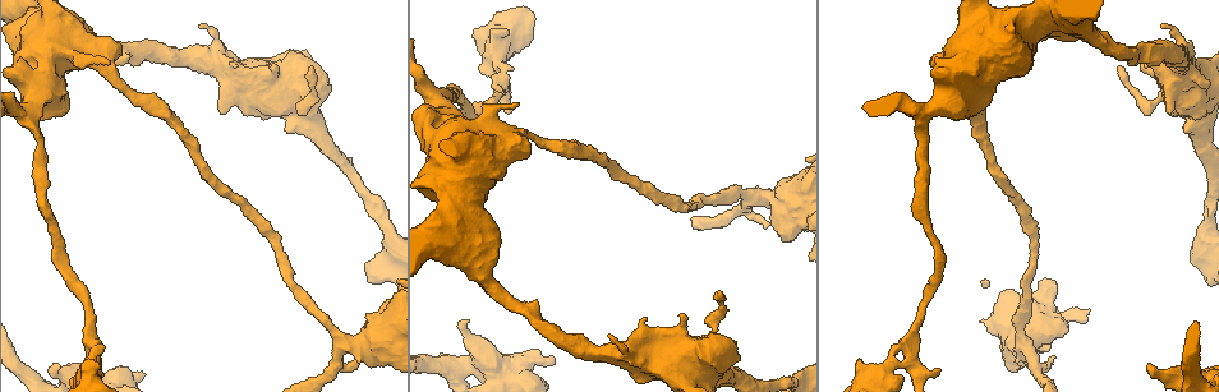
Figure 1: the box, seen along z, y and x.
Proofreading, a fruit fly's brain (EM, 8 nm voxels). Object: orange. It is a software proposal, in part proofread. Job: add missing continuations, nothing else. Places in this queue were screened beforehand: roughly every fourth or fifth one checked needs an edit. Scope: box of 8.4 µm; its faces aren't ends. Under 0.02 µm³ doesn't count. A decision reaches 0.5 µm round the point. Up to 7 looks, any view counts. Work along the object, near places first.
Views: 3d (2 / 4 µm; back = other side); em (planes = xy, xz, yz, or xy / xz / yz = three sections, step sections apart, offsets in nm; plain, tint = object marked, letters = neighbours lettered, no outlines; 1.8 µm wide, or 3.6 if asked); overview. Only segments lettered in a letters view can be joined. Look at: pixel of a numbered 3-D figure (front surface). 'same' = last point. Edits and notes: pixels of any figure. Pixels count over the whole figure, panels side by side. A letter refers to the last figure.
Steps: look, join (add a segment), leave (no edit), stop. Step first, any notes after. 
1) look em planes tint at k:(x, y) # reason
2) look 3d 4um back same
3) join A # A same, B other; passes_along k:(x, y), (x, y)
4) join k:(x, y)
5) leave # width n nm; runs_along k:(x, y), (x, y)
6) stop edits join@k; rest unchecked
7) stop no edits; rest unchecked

look em yz step 16 letters at 1:(518, 104) # free end

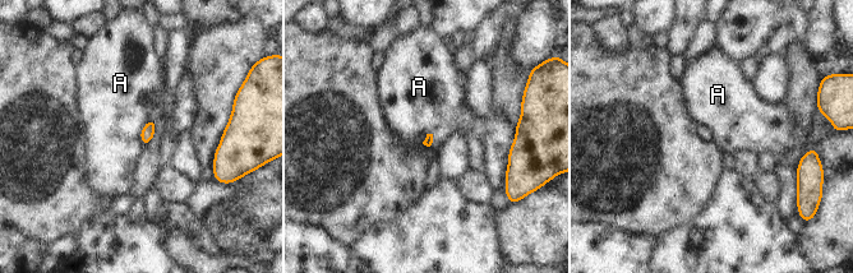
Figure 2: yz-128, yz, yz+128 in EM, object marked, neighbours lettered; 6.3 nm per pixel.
look em planes letters same

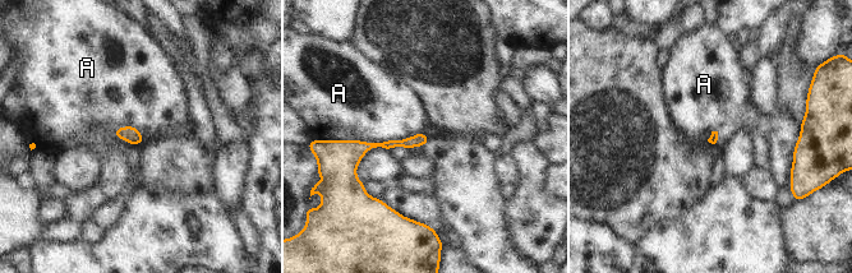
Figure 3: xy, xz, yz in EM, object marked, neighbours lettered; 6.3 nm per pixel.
leave # A other; runs_along 3:(424, 139), (372, 146), (349, 144); no lettered segment goes on from it

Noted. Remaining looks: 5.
look 3d 2um back at 1:(508, 114) # an open end

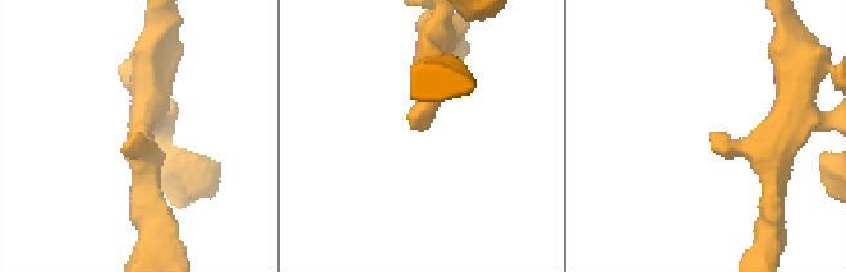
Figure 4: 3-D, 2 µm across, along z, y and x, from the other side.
look em 3.6um planes letters at 4:(711, 134) # shape alone is not enough

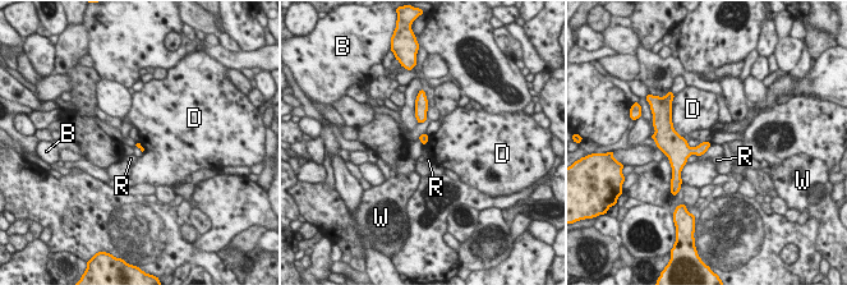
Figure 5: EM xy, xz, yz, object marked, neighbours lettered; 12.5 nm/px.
leave # longest_contact D 260 nm; B other, D other, R other, W other; border 5:(671, 120), (675, 129), (682, 137); none of them fits

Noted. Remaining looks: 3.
look 3d 4um at 1:(467, 320) # free end

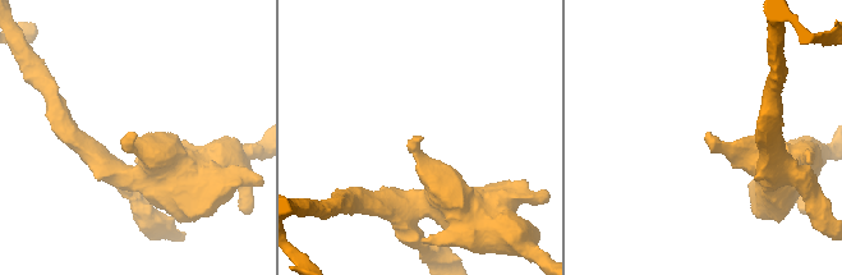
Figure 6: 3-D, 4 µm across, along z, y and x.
look em 3.6um xz step 4 tint at 6:(417, 141)

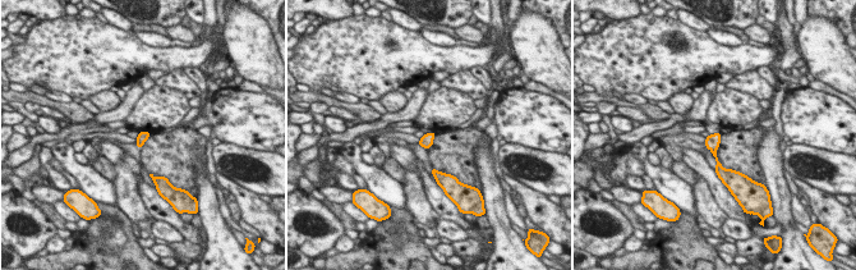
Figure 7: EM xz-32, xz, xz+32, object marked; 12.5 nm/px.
look em 3.6um xy step 4 letters same

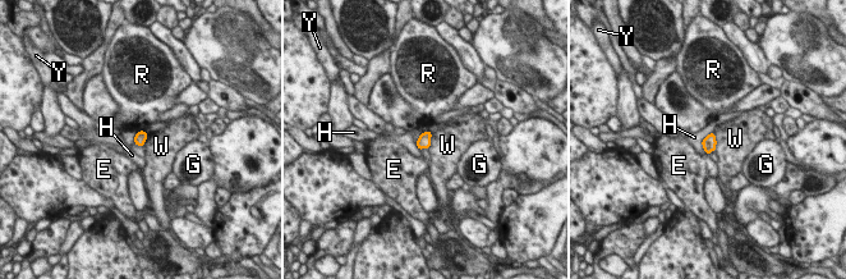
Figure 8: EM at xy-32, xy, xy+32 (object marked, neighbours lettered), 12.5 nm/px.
leave # E other, G other, H other, R other, W other, Y other; border 8:(713, 132), (716, 141), (715, 151); no lettered segment goes on from it

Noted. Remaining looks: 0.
stop no edits; rest unchecked

